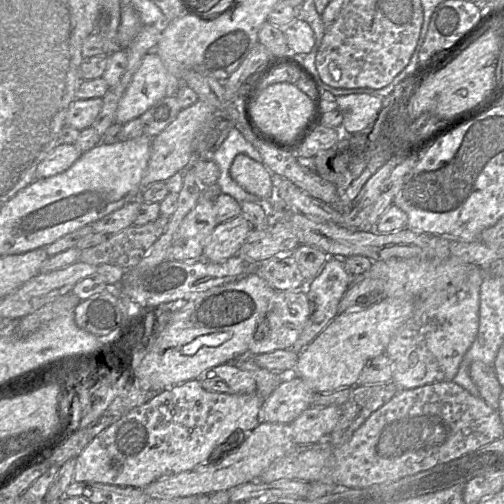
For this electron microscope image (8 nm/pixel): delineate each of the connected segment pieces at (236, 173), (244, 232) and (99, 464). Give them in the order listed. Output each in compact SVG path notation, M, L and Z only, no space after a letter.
M238 154L230 167L230 175L248 193L266 201L266 206L273 202L273 174L263 163Z
M242 215L219 223L204 245L202 259L221 262L236 255L252 229L252 225Z
M188 380L184 383L178 384L171 389L167 389L156 395L154 398L144 403L141 406L131 409L124 414L118 421L114 422L103 431L101 431L93 440L84 448L80 455L76 458L76 465L74 469L74 481L77 482L97 482L109 484L120 487L133 487L143 489L153 481L162 476L173 475L180 472L192 470L197 466L204 464L212 458L225 451L225 441L236 430L251 432L260 424L260 408L262 399L257 393L250 394L227 394L212 392L204 389L197 380Z

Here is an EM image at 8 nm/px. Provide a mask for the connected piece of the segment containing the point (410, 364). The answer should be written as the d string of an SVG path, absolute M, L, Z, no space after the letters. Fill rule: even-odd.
M417 257L392 258L373 261L368 271L359 276L352 276L351 283L361 278L380 279L384 282L386 297L407 299L414 303L412 315L397 329L385 349L384 354L392 361L392 383L401 390L407 390L427 384L452 381L463 356L478 332L482 268L457 259L432 261Z

